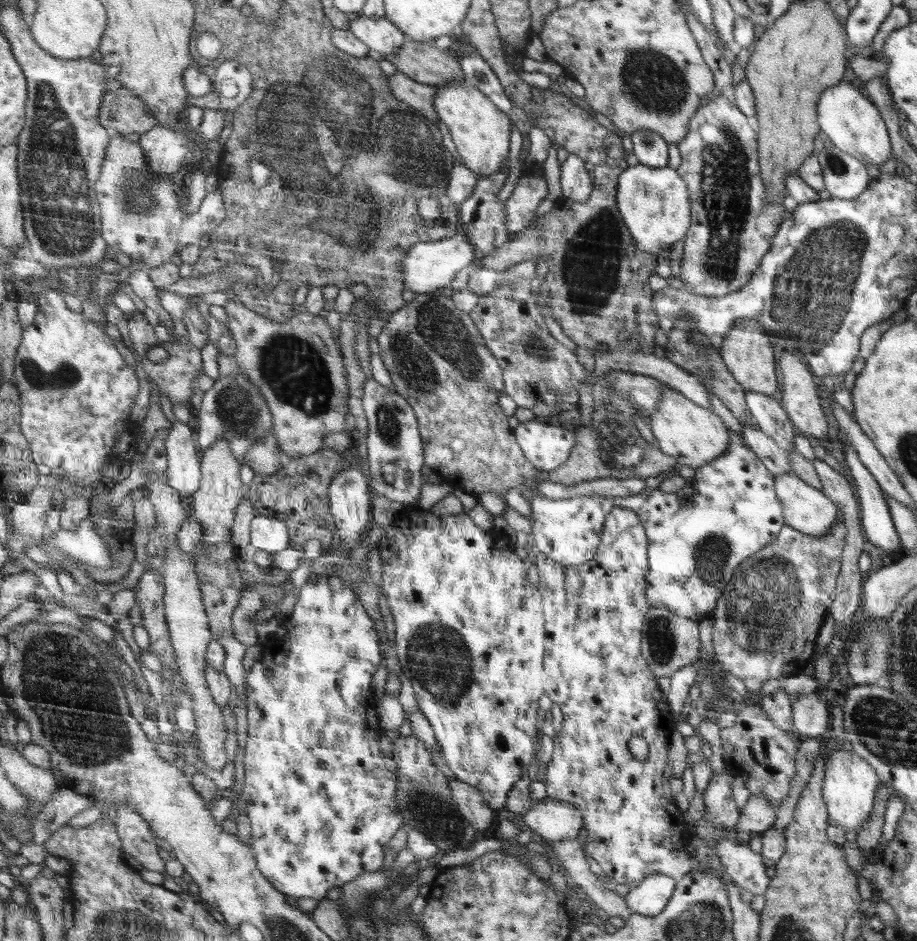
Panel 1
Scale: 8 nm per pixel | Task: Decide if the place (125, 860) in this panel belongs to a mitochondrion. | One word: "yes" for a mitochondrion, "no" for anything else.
no

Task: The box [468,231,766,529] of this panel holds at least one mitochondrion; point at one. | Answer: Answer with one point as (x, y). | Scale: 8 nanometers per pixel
(616, 449)

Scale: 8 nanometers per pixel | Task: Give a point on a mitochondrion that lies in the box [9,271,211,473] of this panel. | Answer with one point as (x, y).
(63, 375)

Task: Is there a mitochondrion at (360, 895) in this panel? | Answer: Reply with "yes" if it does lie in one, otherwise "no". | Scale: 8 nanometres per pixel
yes

